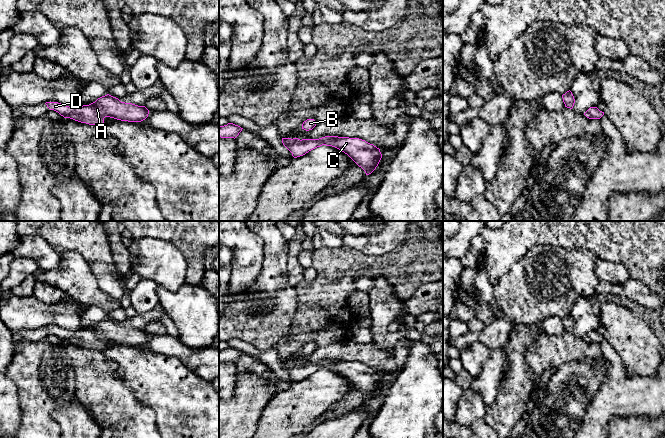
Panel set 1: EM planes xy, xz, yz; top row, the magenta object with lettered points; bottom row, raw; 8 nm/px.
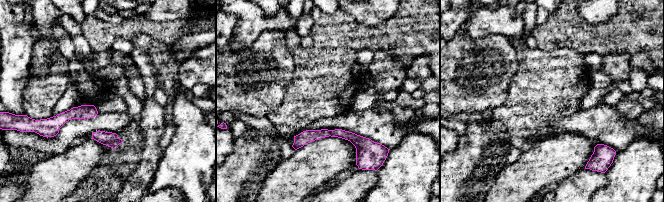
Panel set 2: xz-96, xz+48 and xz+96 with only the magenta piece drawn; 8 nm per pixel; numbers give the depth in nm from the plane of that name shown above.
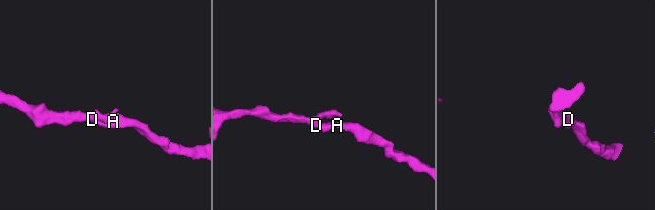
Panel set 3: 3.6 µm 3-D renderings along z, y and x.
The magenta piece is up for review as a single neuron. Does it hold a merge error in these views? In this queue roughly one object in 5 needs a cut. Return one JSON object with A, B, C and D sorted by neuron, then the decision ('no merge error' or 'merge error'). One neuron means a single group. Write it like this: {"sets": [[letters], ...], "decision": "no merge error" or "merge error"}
{"sets": [["A", "B", "C", "D"]], "decision": "no merge error"}

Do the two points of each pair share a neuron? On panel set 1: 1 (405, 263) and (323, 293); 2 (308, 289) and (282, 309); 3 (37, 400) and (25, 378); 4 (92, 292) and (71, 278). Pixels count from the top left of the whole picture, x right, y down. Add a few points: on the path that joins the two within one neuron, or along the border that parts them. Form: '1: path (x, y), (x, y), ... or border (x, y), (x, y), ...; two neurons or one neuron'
1: border (353, 278), (340, 277), (329, 279); two neurons
2: border (295, 287), (296, 312), (291, 321); two neurons
3: path (37, 395), (37, 390), (30, 383); one neuron
4: path (87, 291), (76, 280); one neuron

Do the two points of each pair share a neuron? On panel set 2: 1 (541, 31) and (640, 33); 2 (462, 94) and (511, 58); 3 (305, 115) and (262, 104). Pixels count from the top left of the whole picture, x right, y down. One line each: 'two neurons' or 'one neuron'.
1: one neuron
2: one neuron
3: two neurons

